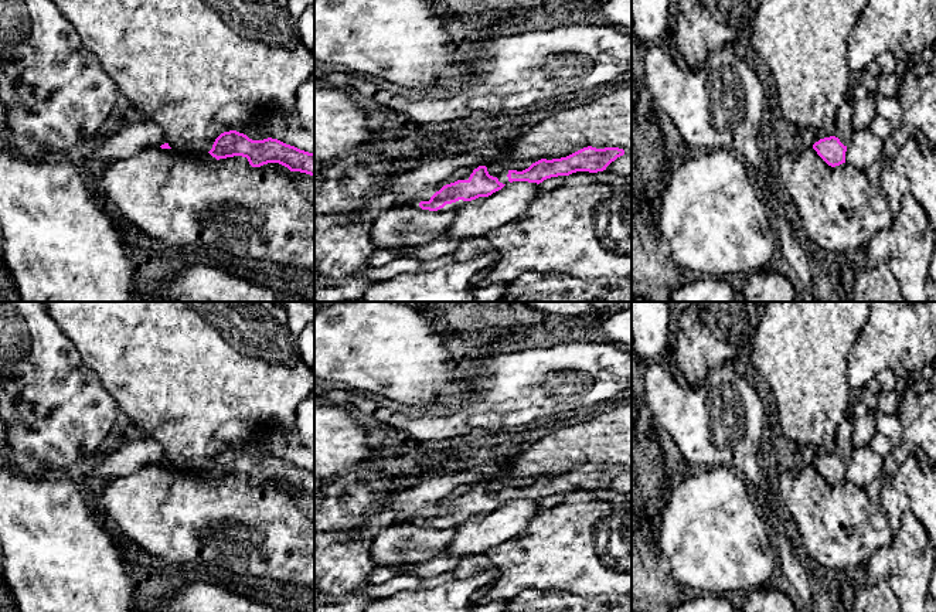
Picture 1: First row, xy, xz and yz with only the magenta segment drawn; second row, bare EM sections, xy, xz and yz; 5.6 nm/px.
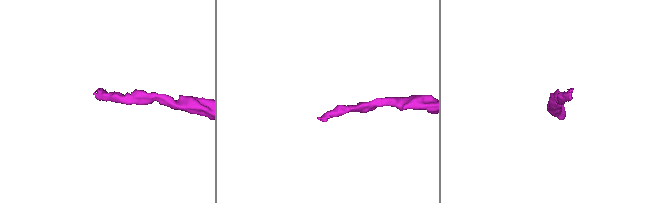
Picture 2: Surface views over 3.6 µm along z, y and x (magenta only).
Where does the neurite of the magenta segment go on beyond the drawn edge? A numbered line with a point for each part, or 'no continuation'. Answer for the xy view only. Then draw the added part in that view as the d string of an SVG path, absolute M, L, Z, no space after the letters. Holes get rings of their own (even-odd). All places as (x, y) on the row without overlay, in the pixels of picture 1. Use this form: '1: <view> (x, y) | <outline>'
1: xy (140, 451) | M139 435L126 441L112 453L103 455L101 465L95 472L106 480L113 480L132 475L142 468L160 465L164 460L164 448L152 438Z

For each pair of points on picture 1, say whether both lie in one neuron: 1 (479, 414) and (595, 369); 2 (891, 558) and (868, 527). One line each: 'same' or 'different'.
1: same
2: different

